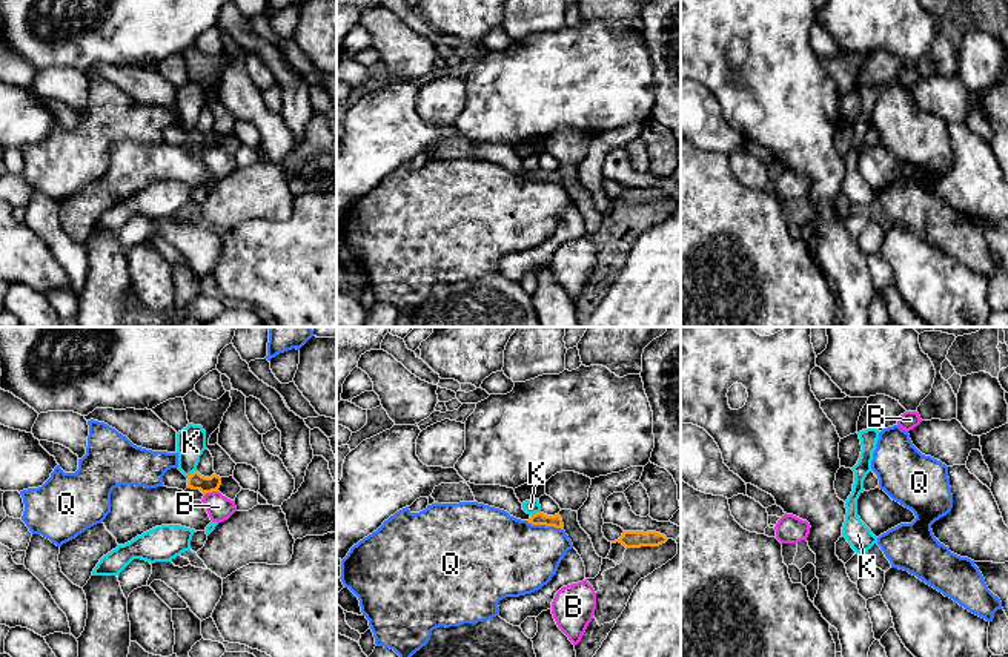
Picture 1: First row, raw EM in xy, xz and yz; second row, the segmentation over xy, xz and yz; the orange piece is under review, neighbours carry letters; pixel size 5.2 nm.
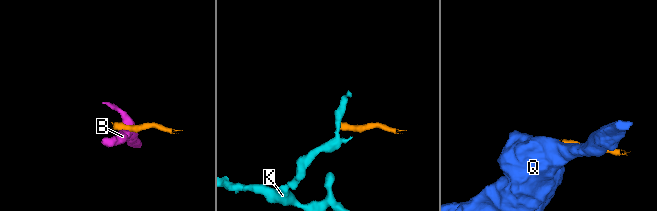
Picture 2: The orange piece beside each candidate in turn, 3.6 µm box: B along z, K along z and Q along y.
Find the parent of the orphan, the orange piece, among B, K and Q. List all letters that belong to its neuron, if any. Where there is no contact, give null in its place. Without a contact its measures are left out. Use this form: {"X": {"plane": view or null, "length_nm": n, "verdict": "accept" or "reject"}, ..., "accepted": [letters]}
{"B": {"plane": "xy", "length_nm": 80, "verdict": "reject"}, "K": {"plane": "xy", "length_nm": 60, "verdict": "reject"}, "Q": {"plane": "xz", "length_nm": 200, "verdict": "reject"}, "accepted": []}

